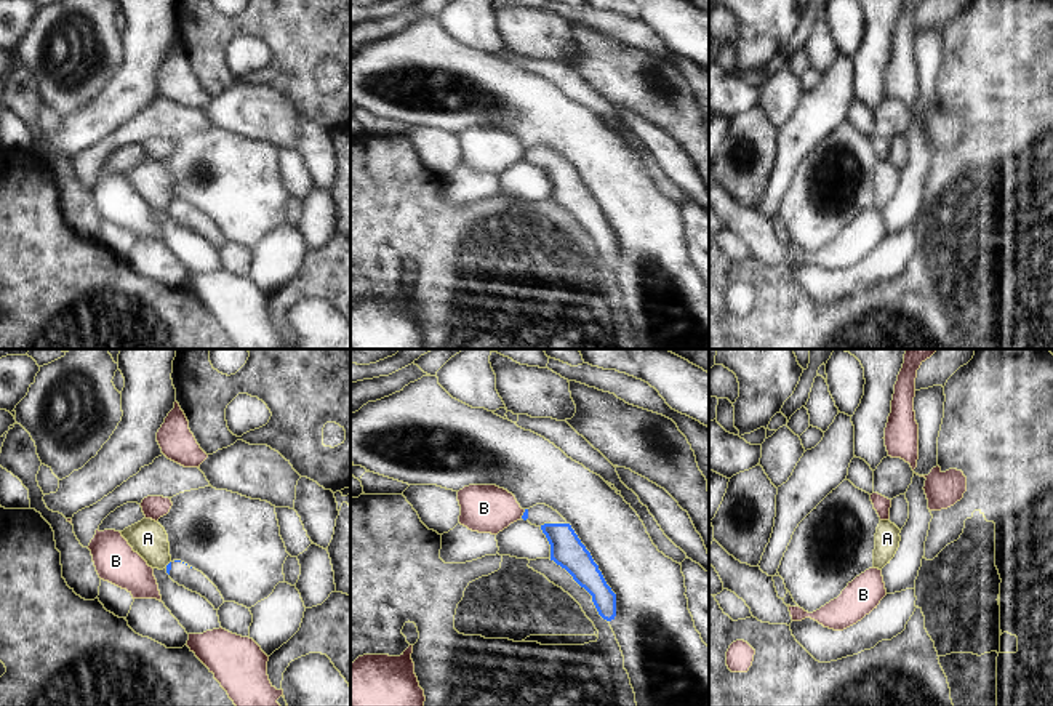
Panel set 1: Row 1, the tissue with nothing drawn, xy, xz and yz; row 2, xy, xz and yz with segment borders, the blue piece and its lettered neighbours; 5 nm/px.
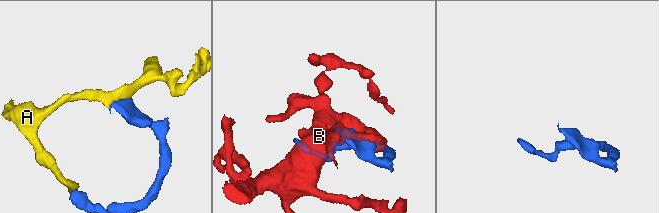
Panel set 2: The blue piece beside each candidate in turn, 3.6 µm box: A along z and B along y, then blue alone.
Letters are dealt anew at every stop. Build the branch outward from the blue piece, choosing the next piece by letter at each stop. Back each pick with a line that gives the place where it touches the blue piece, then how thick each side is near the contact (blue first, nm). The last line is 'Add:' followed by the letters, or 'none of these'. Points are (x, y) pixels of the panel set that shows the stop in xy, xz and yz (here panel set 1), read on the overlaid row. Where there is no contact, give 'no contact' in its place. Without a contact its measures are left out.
Add: none of these

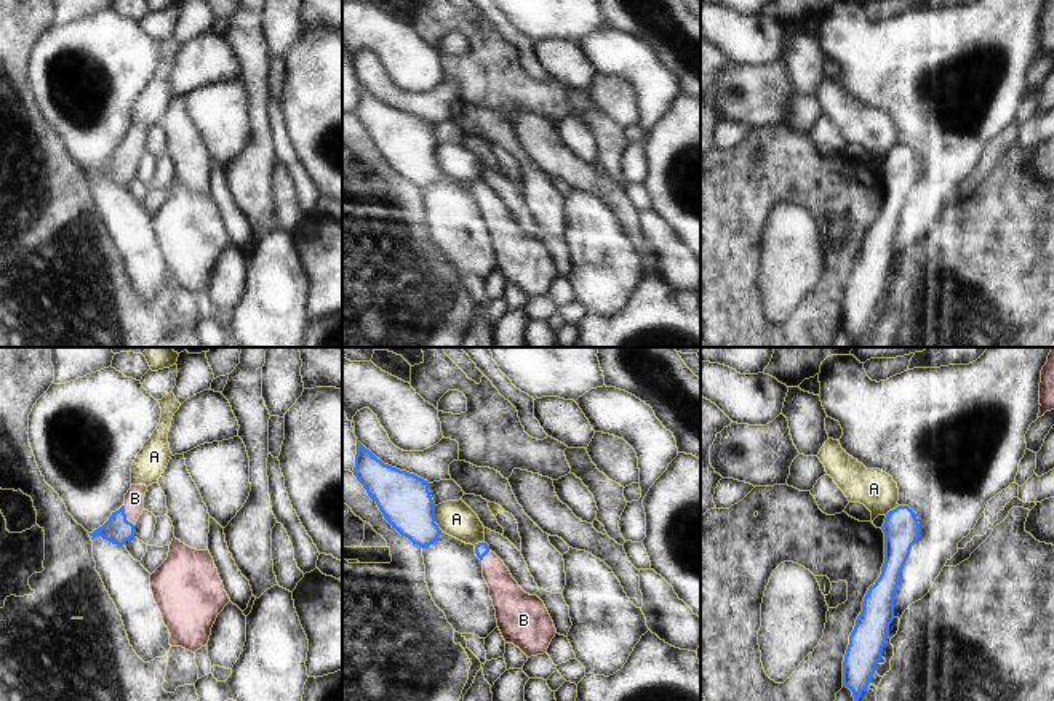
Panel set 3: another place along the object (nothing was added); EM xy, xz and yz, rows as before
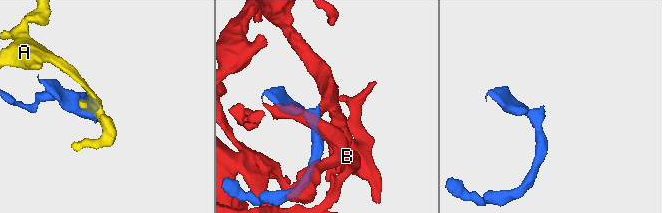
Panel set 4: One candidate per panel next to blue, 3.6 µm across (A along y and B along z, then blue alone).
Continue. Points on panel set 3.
B: meets blue in xy at (125, 516); 140 nm thick on the blue side, 100 nm on the other
Add: B

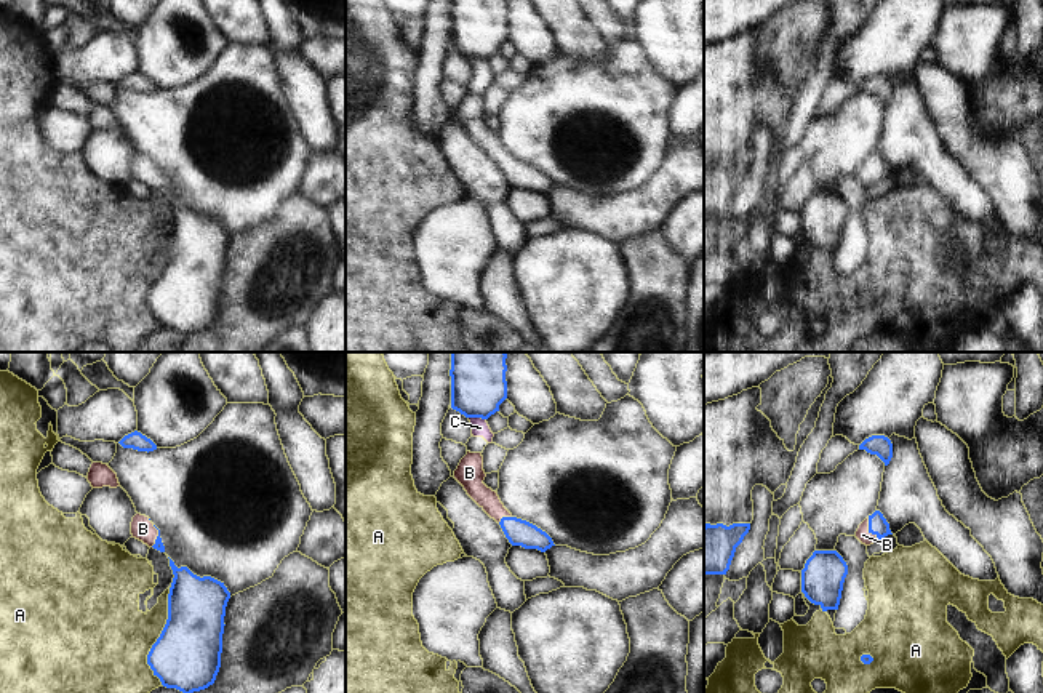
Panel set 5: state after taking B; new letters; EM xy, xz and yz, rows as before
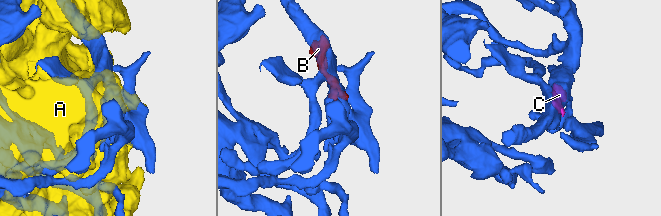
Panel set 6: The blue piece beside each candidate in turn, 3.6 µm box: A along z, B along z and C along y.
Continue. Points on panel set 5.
B: meets blue in yz at (869, 528); 100 nm thick on the blue side, 70 nm on the other
Add: B

